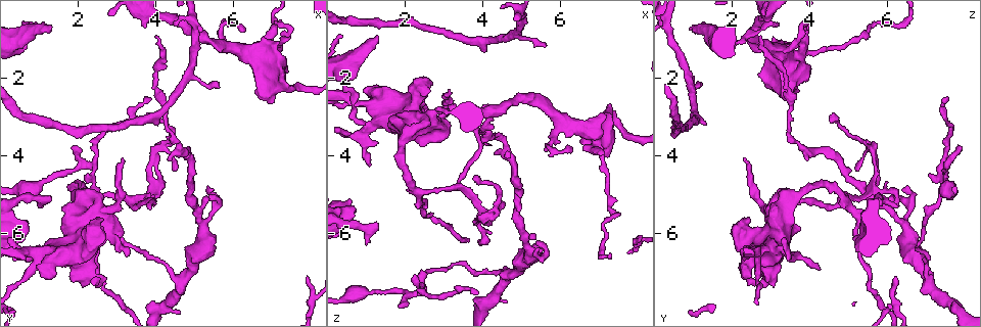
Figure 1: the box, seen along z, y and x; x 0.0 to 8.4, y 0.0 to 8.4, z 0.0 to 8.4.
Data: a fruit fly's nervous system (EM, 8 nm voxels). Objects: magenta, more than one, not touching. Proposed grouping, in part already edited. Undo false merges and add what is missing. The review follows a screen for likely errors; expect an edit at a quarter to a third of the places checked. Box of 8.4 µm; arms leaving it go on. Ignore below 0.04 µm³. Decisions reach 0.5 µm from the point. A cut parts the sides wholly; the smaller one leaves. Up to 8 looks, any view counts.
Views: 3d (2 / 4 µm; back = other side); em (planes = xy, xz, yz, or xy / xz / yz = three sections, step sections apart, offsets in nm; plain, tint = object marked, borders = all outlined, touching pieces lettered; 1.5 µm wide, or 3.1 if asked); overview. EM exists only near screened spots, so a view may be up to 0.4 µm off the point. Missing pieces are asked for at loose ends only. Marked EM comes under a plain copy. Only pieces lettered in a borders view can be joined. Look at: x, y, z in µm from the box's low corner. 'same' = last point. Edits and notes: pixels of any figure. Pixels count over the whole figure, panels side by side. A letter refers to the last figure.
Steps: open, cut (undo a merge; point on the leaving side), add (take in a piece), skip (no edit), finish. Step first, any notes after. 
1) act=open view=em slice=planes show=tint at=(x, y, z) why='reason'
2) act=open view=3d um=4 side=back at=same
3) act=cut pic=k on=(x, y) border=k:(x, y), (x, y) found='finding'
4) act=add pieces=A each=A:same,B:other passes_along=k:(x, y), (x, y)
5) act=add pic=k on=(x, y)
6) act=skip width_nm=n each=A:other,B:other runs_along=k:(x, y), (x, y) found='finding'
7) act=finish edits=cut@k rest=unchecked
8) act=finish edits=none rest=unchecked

act=open view=em slice=planes show=borders at=(3.90, 5.30, 6.30) why='thin end'

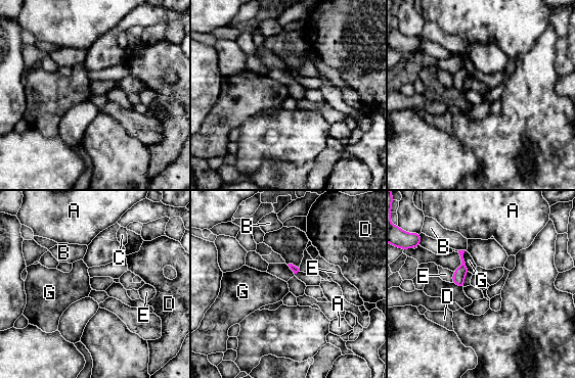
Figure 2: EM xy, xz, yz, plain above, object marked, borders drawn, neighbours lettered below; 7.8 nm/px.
act=skip each=A:other,B:other,C:other,D:other,E:other,G:other border=2:(465, 250), (463, 262), (470, 272) found='none of them fits'

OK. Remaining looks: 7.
act=open view=3d um=2 at=(5.60, 2.15, 1.20) why='branch stops here'

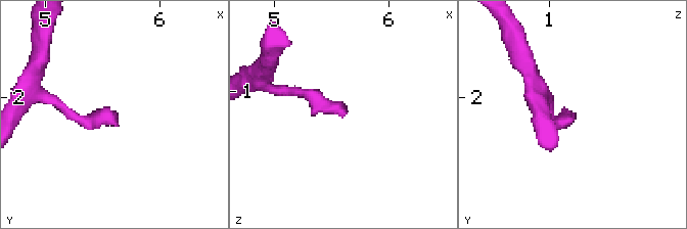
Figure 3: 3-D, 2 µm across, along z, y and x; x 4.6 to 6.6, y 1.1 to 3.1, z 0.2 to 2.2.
act=open view=em slice=planes show=borders at=(5.58, 2.14, 1.24)

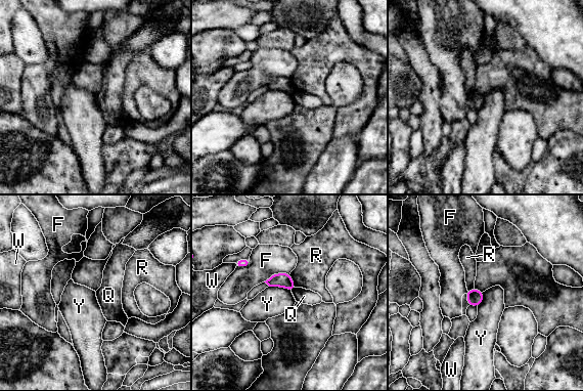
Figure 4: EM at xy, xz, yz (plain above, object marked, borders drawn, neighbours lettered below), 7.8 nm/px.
act=skip width_nm=110 each=F:other,Q:other,R:other,W:other,Y:other border=4:(269, 286), (279, 286), (290, 291) found='none of them fits'

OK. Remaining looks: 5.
act=open view=em slice=planes show=borders at=(1.35, 0.70, 1.00) why='thick end'

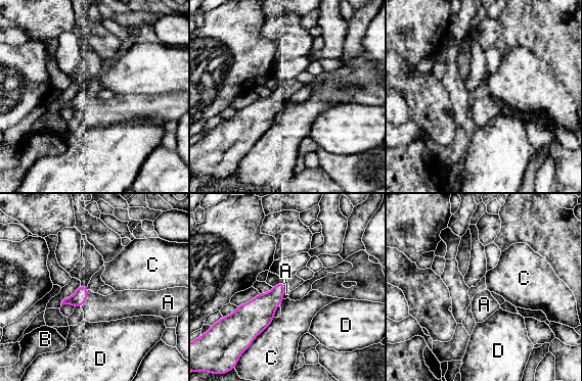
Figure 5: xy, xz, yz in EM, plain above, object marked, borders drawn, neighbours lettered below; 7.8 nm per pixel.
act=add pieces=A each=A:same,B:other,C:other,D:other found='it goes on there'

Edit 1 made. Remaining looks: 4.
act=finish edits=add@5 rest=unchecked

